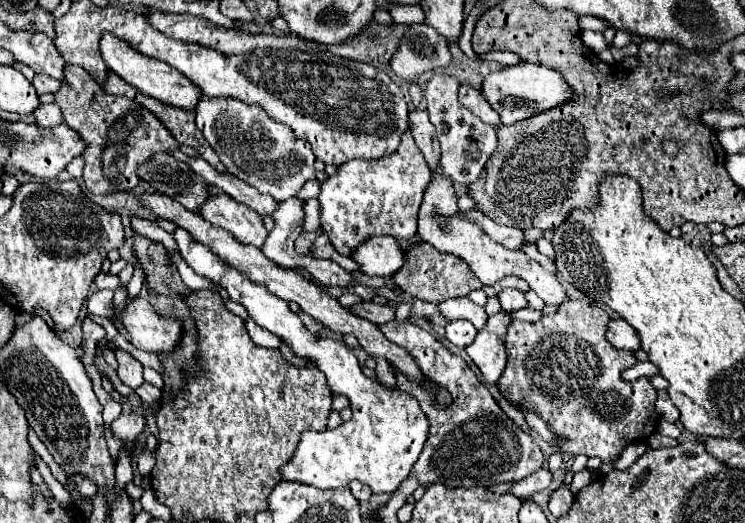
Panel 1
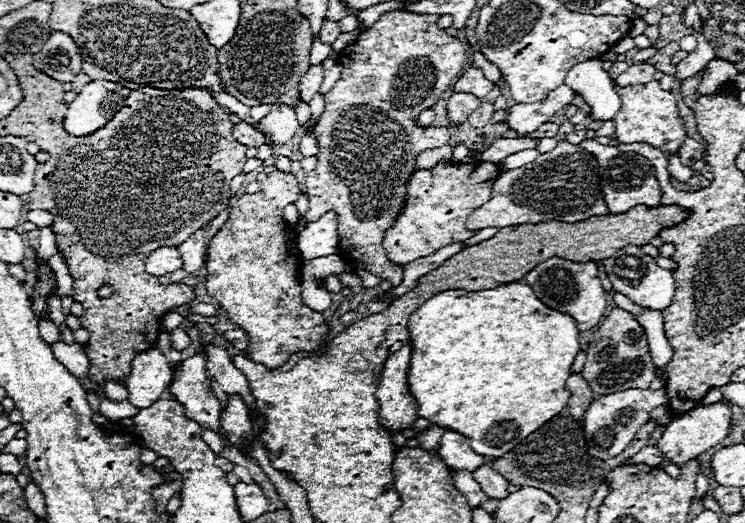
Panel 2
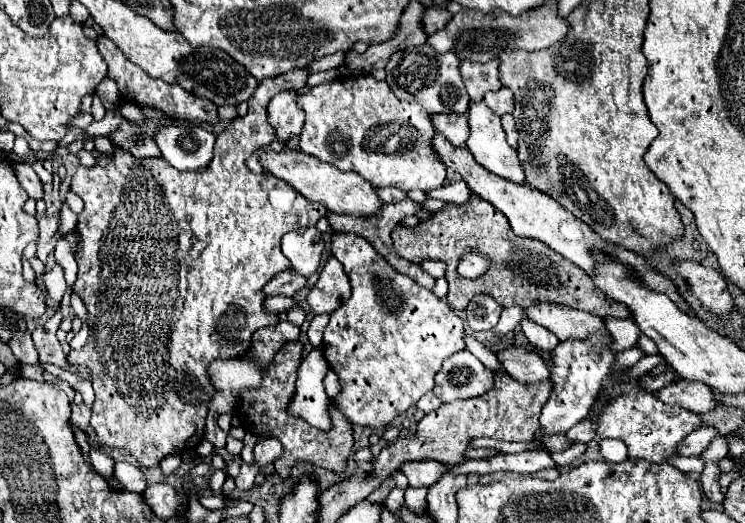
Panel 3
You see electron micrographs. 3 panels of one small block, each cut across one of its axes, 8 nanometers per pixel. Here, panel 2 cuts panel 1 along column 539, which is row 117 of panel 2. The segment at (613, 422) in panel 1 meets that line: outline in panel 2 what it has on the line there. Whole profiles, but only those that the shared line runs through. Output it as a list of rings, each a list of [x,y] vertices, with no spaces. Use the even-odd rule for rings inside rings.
[[[404,10],[386,12],[372,28],[364,30],[354,44],[338,52],[338,62],[346,70],[342,70],[340,80],[324,96],[326,108],[314,130],[320,148],[316,154],[318,166],[314,172],[308,172],[302,182],[310,200],[306,212],[308,222],[318,220],[326,210],[334,210],[338,216],[338,236],[342,236],[340,256],[348,262],[360,260],[364,270],[378,278],[386,278],[392,286],[400,284],[404,266],[388,260],[382,238],[404,204],[416,156],[424,150],[444,146],[450,138],[448,128],[416,128],[414,120],[422,110],[434,106],[442,92],[450,88],[466,60],[466,46],[458,38],[440,30],[436,24],[438,18],[438,14],[414,14]]]

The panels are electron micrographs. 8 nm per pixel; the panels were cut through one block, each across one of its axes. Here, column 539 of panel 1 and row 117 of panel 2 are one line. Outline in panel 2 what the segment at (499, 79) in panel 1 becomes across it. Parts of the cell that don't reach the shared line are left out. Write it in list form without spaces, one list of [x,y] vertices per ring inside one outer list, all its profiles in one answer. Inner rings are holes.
[[[94,80],[82,88],[76,100],[68,106],[64,130],[70,136],[90,136],[104,128],[108,120],[122,108],[130,90],[120,82]]]

